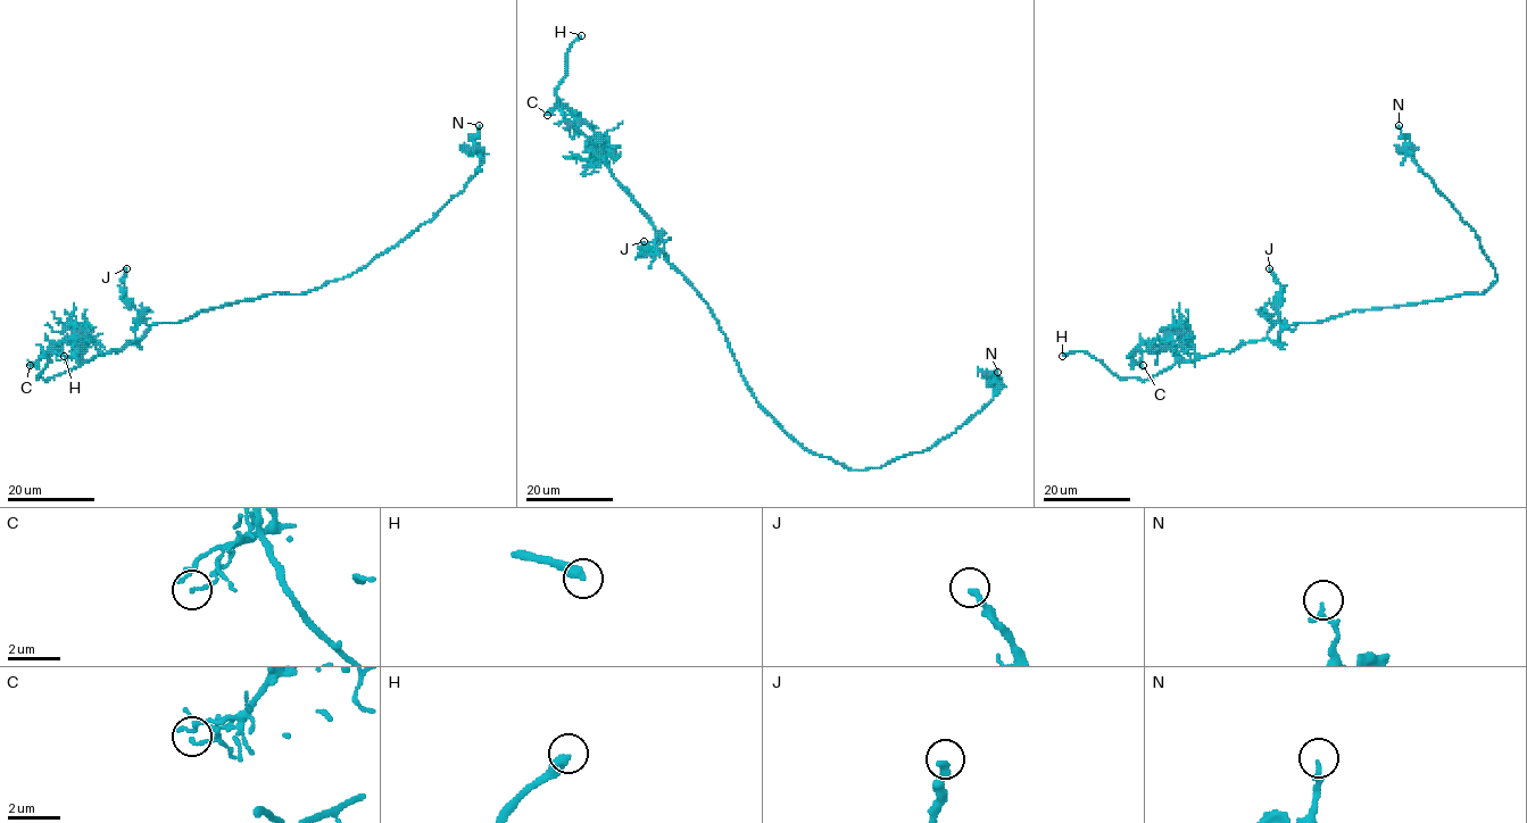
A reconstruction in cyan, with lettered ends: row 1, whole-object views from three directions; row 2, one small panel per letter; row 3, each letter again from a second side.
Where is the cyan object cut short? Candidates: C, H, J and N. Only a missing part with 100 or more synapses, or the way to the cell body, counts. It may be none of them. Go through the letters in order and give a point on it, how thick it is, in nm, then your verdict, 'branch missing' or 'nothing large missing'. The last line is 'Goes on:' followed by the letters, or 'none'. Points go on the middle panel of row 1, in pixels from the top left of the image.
C: at (547, 115); 90 nm thick; nothing large missing
H: at (581, 35); 360 nm thick; branch missing
J: at (644, 241); 280 nm thick; nothing large missing
N: at (997, 372); 170 nm thick; nothing large missing
Goes on: H

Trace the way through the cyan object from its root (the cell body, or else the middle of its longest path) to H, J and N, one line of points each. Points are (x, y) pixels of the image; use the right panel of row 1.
H: (1389, 307), (1293, 323), (1275, 342), (1250, 341), (1178, 360), (1145, 380), (1119, 377), (1084, 351), (1062, 356)
J: (1389, 307), (1355, 310), (1319, 322), (1297, 322), (1284, 329), (1278, 321), (1280, 284), (1269, 268)
N: (1389, 307), (1443, 300), (1466, 292), (1483, 293), (1498, 280), (1476, 233), (1408, 151), (1399, 125)

